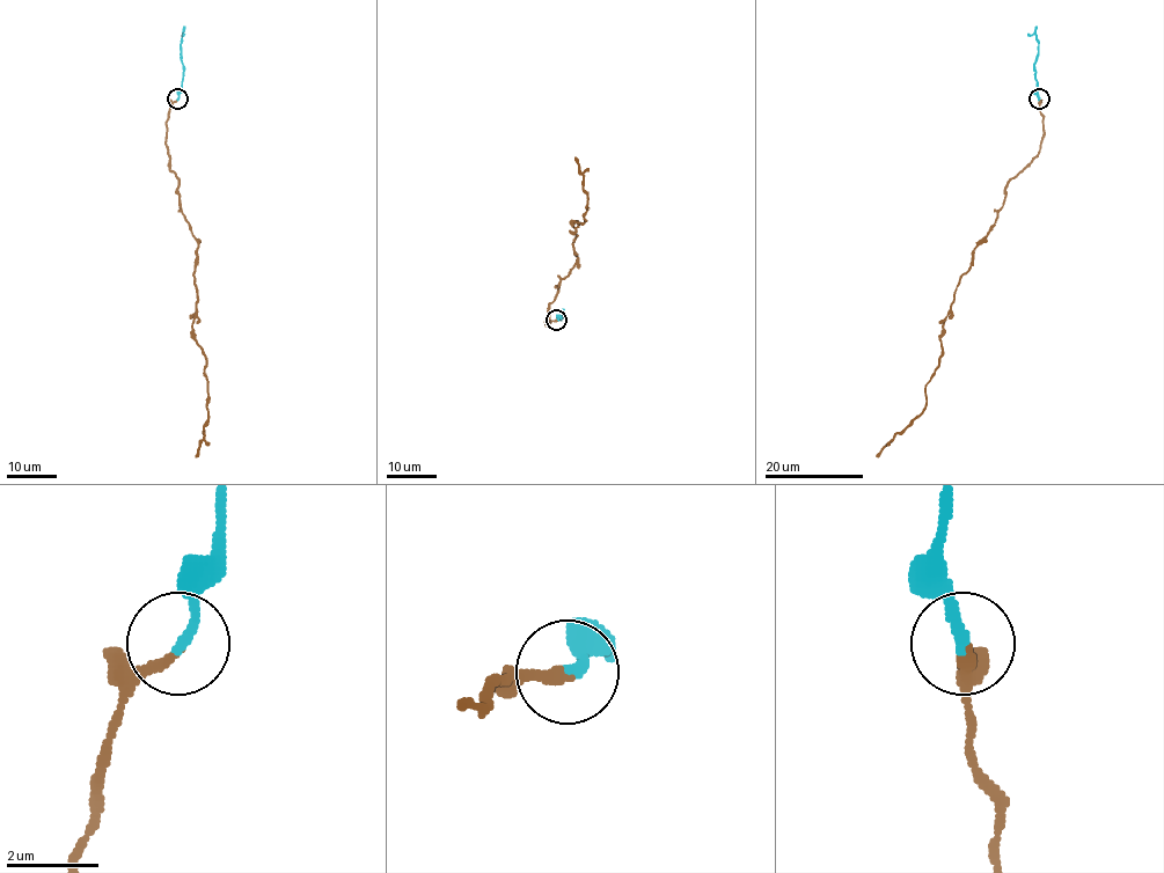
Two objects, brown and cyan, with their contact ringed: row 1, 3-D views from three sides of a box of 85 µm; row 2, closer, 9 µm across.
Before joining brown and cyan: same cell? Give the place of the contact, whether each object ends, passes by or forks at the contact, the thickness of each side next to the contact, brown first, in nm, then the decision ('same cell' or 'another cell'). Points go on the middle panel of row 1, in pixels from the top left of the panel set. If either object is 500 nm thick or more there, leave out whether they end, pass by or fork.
(556, 320) | brown ends | cyan ends | 200/240 nm | same cell

